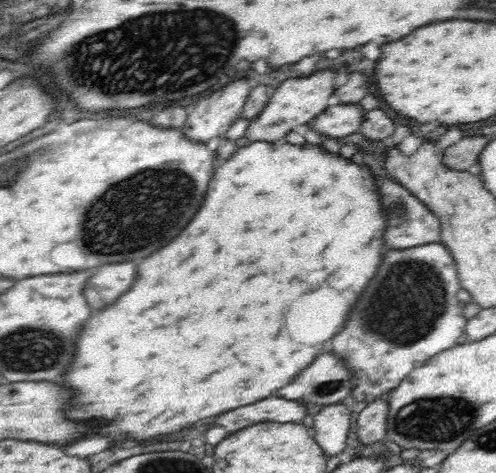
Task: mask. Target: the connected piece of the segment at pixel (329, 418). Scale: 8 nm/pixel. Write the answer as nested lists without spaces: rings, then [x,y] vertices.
[[[342,403],[324,406],[314,416],[312,435],[326,456],[341,456],[352,428],[350,410]]]

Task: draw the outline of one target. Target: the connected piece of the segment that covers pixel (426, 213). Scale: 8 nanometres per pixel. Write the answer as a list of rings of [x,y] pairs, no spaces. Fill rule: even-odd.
[[[391,177],[381,180],[386,196],[386,208],[390,212],[390,230],[388,230],[388,244],[394,248],[412,248],[434,241],[441,241],[441,222],[424,202],[413,192],[400,185]]]

